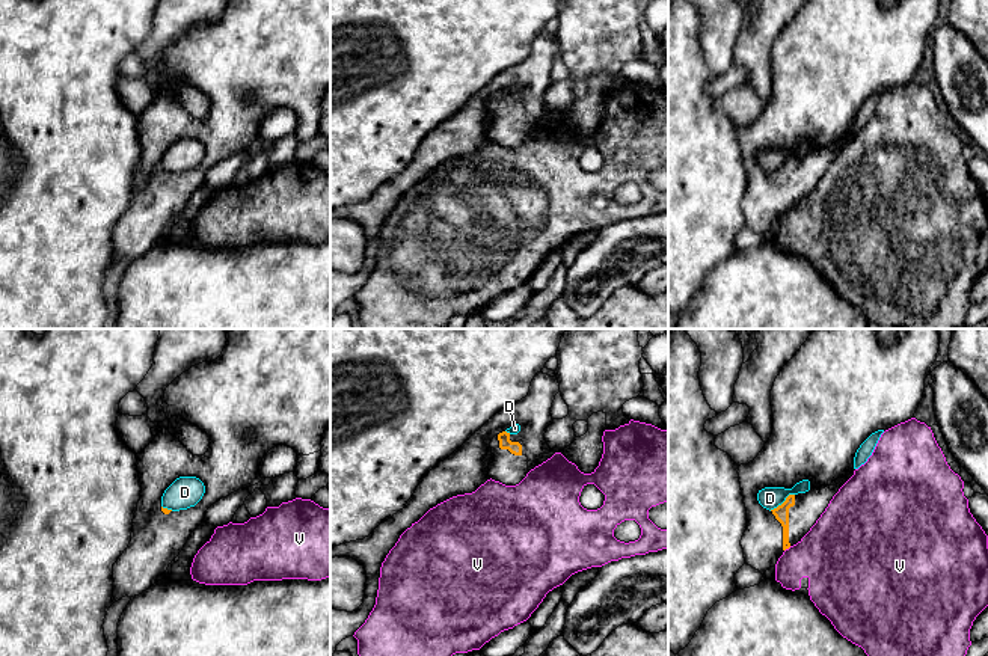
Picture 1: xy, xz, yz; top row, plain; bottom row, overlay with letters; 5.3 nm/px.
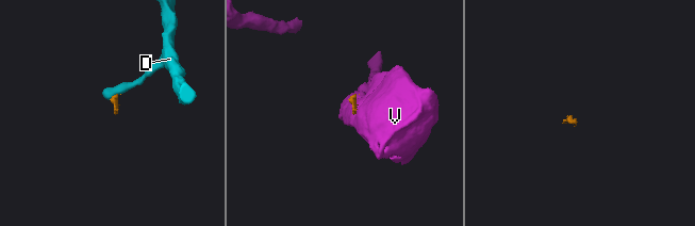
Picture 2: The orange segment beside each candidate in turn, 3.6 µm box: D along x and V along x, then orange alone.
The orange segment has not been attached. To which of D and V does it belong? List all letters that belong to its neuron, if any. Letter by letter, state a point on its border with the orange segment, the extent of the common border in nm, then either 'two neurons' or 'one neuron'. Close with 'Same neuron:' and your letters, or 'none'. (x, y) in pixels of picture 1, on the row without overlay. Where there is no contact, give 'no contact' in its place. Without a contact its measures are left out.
D: meets orange in yz at (783, 165); contact 160 nm long; two neurons
V: meets orange in yz at (788, 210); contact 50 nm long; two neurons
Same neuron: none

